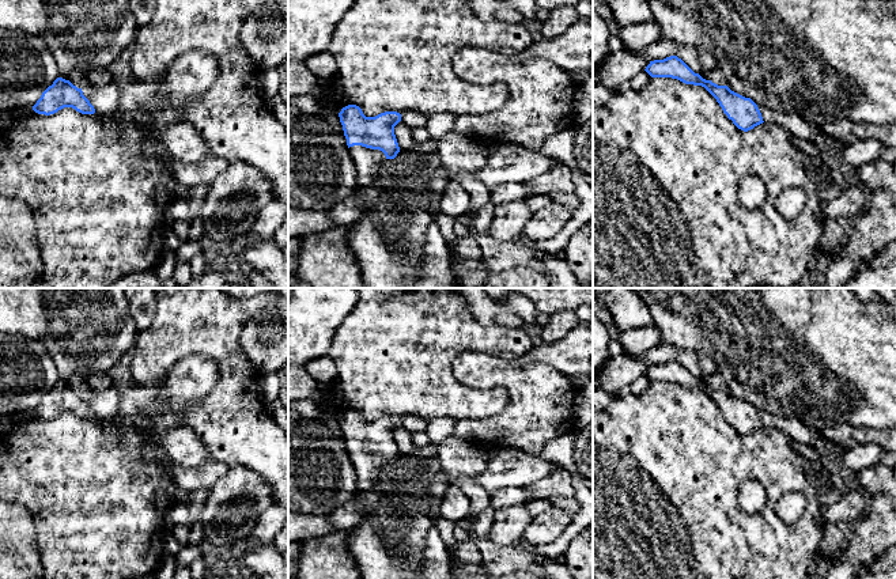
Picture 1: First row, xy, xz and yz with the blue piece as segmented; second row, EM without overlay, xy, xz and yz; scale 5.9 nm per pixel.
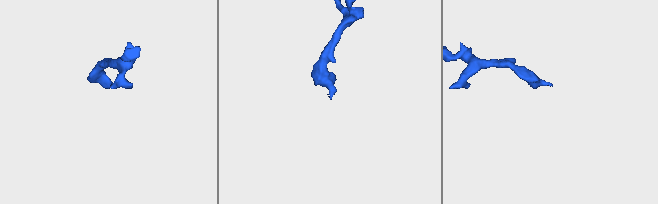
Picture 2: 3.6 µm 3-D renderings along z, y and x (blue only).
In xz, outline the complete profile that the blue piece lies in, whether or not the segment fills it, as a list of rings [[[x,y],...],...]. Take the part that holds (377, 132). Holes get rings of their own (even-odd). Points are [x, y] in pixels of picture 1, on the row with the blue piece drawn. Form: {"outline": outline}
{"outline": [[[356,105],[339,113],[351,158],[358,167],[358,185],[373,186],[386,159],[394,159],[400,147],[394,126],[401,121],[397,111],[366,117]]]}

